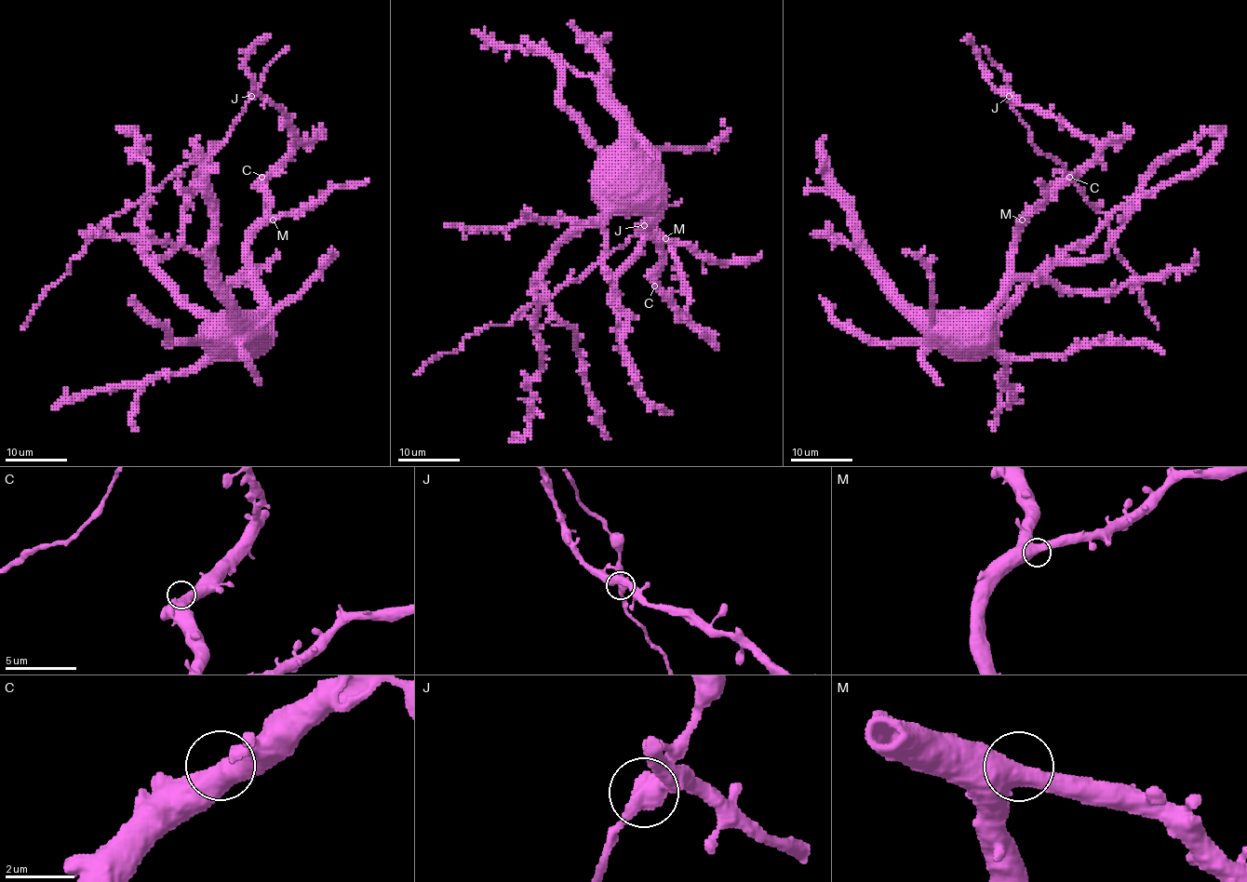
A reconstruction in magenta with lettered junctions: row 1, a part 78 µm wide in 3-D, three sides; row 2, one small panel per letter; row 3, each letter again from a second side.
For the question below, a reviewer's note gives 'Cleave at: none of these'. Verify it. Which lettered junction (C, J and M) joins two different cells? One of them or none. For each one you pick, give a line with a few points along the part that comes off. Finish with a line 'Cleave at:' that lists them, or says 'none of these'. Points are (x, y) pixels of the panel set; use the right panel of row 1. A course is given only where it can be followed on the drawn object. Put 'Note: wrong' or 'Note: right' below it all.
Cleave at: none of these
Note: right

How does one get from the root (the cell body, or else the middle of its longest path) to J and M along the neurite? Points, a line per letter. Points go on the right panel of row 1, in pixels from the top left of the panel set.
J: (1068, 180), (1094, 156), (1097, 147), (1057, 120), (1047, 118), (1008, 97)
M: (1068, 180), (1060, 181), (1022, 220)

